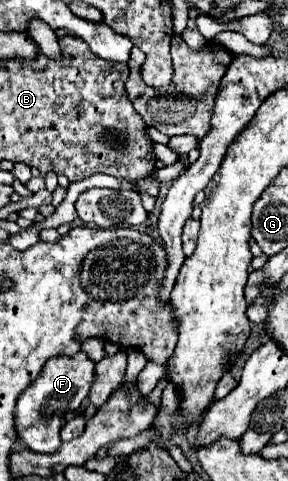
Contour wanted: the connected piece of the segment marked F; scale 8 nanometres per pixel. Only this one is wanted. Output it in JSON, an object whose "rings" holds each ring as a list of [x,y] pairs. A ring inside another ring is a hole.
{"rings":[[[82,350],[74,356],[54,356],[44,364],[42,376],[38,376],[38,380],[34,380],[34,384],[30,384],[30,388],[26,388],[26,392],[18,398],[16,428],[20,440],[24,440],[30,450],[40,454],[52,454],[60,448],[62,418],[66,412],[76,410],[88,396],[90,386],[96,378],[94,366],[96,362]]]}

